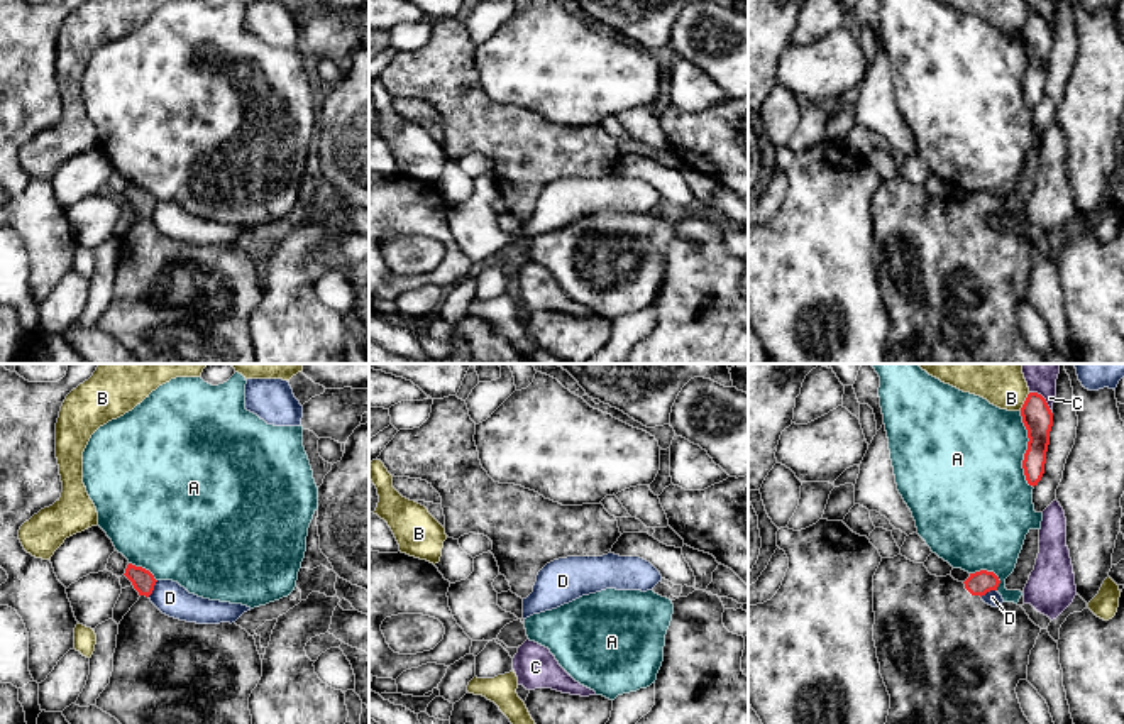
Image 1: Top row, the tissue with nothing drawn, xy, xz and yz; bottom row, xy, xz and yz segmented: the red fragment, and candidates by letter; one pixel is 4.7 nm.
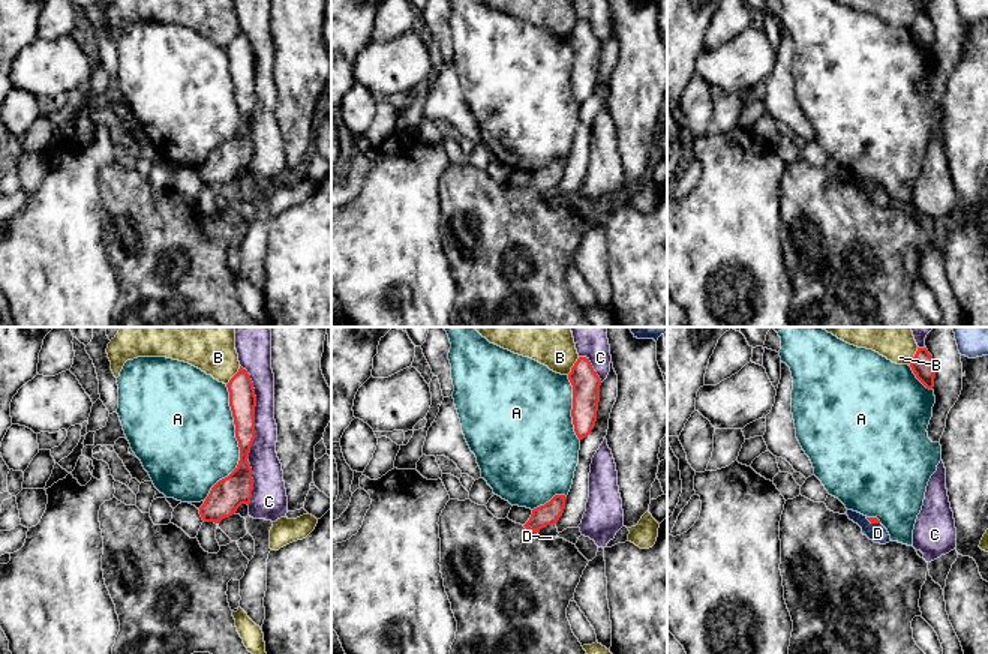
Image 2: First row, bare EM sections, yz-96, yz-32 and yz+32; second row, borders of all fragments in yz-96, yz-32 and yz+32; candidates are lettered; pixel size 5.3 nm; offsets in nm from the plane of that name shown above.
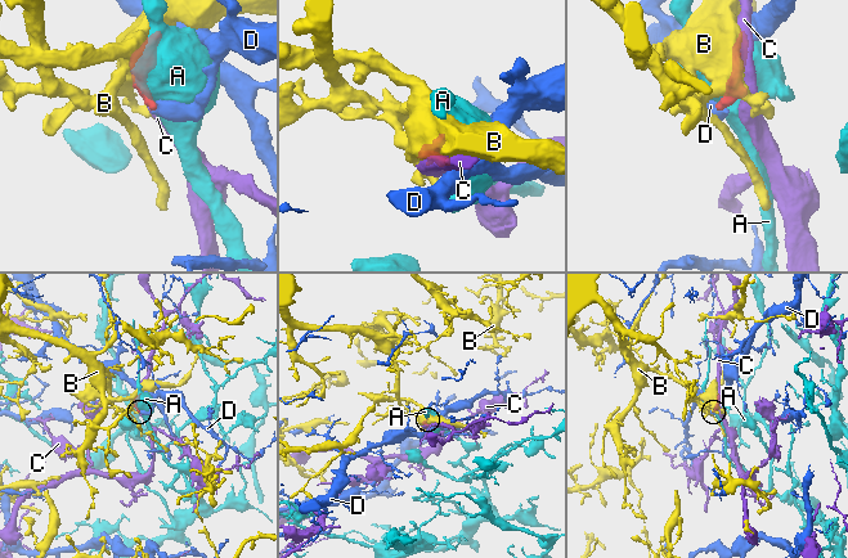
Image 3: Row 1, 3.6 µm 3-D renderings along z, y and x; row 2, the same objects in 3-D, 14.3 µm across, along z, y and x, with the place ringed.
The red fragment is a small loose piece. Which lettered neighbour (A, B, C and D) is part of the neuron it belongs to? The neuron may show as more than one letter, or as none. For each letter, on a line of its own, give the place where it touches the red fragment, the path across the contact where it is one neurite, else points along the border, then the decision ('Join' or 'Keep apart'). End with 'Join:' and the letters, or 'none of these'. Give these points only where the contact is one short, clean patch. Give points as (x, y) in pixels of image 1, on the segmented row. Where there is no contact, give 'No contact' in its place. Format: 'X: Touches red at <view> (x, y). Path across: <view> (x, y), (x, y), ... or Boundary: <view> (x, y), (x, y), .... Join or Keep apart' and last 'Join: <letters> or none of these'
A: Touches red at yz (1026, 450). Keep apart
B: Touches red at yz (1024, 401). Keep apart
C: Touches red at yz (1045, 400). Keep apart
D: Touches red at xy (153, 589). Boundary: xy (158, 581), (148, 596). Keep apart
Join: none of these

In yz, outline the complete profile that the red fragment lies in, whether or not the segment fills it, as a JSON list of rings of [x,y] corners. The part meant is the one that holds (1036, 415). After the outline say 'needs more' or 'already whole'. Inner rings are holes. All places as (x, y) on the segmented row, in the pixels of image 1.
[[[1029,392],[1021,408],[1021,416],[1029,438],[1022,469],[1028,484],[1034,487],[1044,474],[1053,413],[1041,394]]]; already whole

